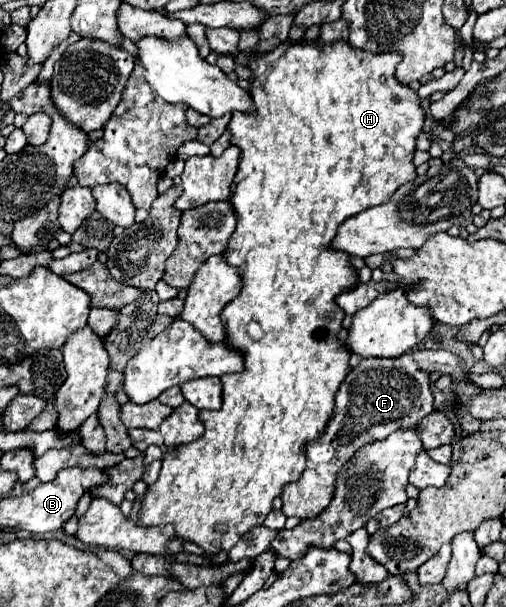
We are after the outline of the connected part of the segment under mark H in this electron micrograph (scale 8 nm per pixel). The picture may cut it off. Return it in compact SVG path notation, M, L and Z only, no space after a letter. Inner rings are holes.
M286 39L276 49L250 59L248 67L250 67L254 79L252 79L252 85L250 85L248 91L252 95L252 101L256 101L256 115L232 115L232 121L228 125L228 129L232 133L232 145L240 147L242 155L240 155L240 169L234 177L234 193L232 193L232 205L234 205L234 211L236 211L238 225L236 225L236 231L230 237L228 249L224 253L226 261L242 271L244 287L242 287L242 293L234 301L230 301L222 311L222 323L228 331L226 333L228 343L244 353L244 371L236 373L236 375L224 375L222 377L222 385L224 385L222 409L212 411L212 413L200 411L200 421L206 427L204 435L196 441L190 441L186 445L178 445L178 447L166 451L166 455L162 459L160 477L154 485L148 487L148 491L146 491L146 495L140 503L140 511L138 511L138 523L140 525L172 523L176 539L192 541L198 547L202 547L206 553L212 553L212 555L216 555L220 551L228 553L244 533L248 533L256 525L264 525L268 511L272 511L272 501L282 495L282 487L300 479L300 475L306 467L306 455L304 455L306 449L304 447L310 441L316 441L316 439L322 437L324 427L326 427L326 423L328 423L328 419L334 411L334 395L336 395L340 383L344 381L344 377L348 375L350 355L348 355L346 347L338 341L338 331L342 329L344 311L340 311L334 297L340 295L342 291L352 289L358 283L358 277L356 277L356 269L350 267L350 261L348 261L350 257L346 253L332 251L330 243L336 237L338 225L344 223L348 217L352 217L352 215L356 215L356 213L360 213L360 211L364 211L372 205L386 203L400 185L412 183L416 179L416 167L412 163L412 157L414 157L414 151L416 151L416 135L422 131L424 111L420 107L420 99L418 99L416 91L398 83L398 79L394 75L398 63L400 63L400 55L396 55L396 53L360 51L360 49L350 47L348 43L320 43L320 39L316 39L314 43L304 41L304 39L298 41L298 43Z

